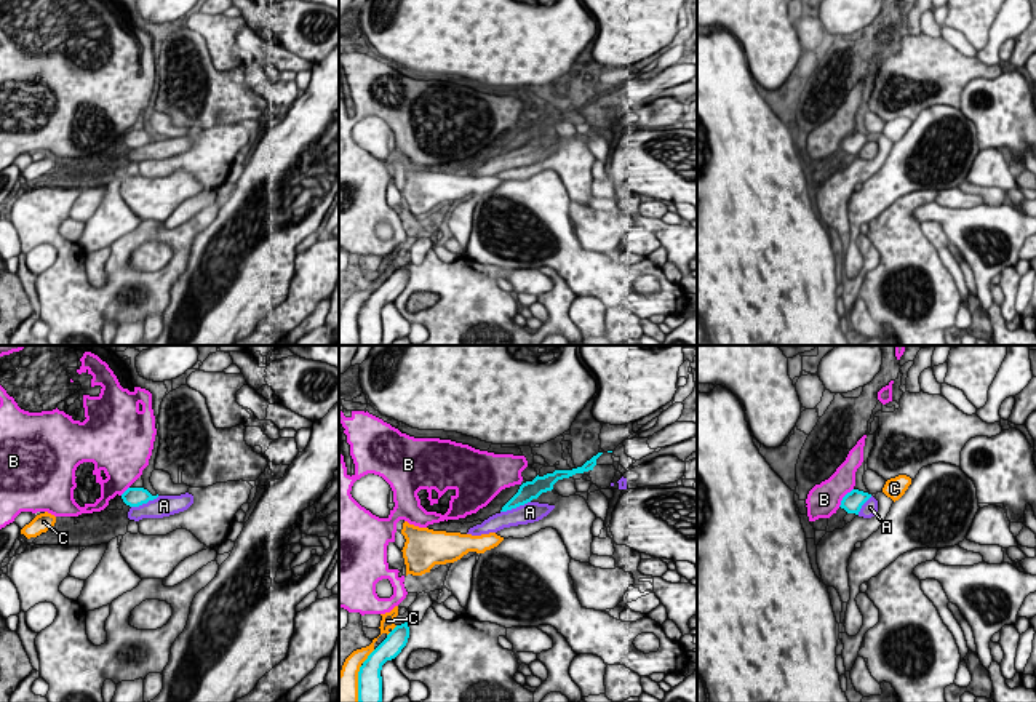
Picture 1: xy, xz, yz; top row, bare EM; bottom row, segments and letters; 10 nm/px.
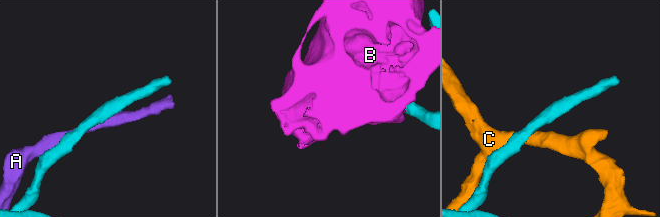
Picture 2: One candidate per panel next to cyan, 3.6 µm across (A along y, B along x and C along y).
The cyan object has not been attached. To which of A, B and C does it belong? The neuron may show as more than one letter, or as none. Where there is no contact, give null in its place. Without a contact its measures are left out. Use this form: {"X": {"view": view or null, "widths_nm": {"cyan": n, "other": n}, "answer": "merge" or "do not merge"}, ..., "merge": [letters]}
{"A": {"view": "xz", "widths_nm": {"cyan": 190, "other": 200}, "answer": "merge"}, "B": {"view": "yz", "widths_nm": {"cyan": 200, "other": 340}, "answer": "do not merge"}, "C": {"view": "xz", "widths_nm": {"cyan": 240, "other": 170}, "answer": "do not merge"}, "merge": ["A"]}

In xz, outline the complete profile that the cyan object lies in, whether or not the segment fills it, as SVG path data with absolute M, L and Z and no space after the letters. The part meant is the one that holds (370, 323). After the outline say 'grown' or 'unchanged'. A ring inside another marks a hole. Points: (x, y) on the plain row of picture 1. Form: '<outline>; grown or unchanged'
M408 264L396 267L387 280L368 297L358 313L358 344L382 344L381 312L387 302L395 301L406 288L409 280Z; unchanged

